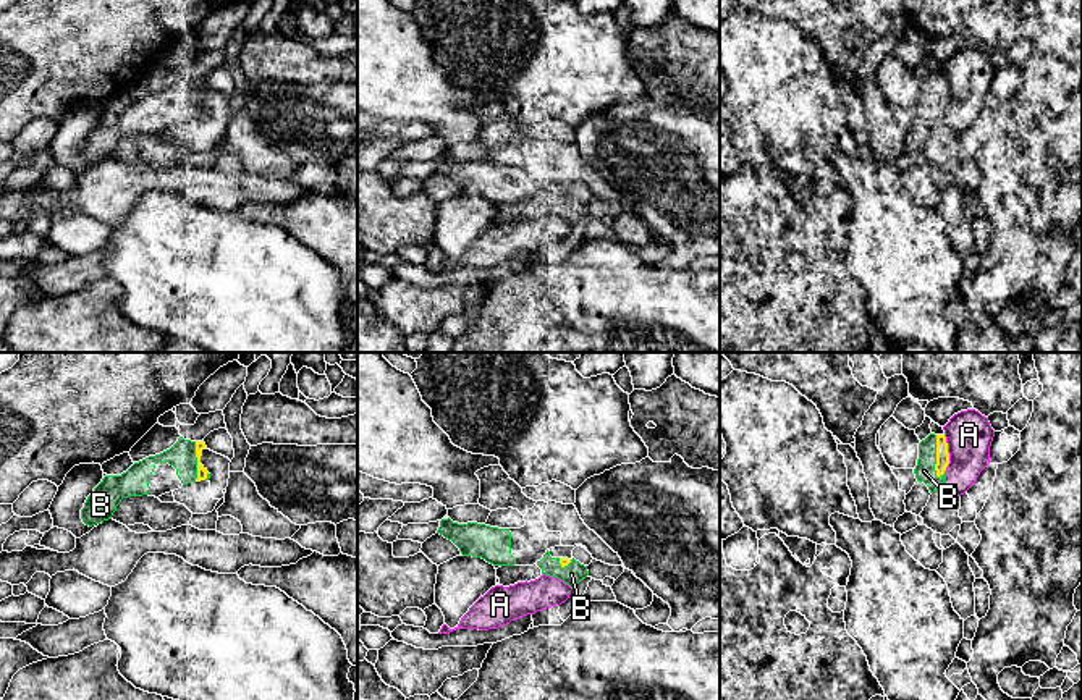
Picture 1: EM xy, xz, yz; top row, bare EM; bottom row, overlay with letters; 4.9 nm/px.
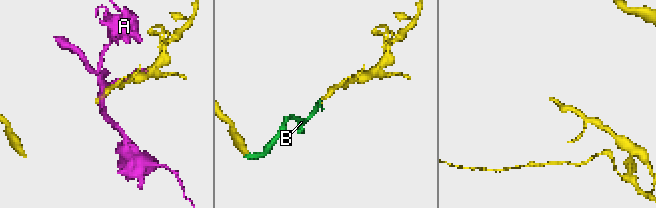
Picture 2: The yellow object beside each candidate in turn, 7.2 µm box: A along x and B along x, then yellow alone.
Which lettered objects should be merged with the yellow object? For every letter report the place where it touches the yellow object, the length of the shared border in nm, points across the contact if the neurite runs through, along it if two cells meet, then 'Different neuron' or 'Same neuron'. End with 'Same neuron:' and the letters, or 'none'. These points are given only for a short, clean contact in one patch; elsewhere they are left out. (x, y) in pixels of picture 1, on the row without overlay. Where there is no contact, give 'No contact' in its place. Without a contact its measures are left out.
A: Touches yellow at yz (948, 92). Shared border 190 nm. Different neuron
B: Touches yellow at yz (937, 94). Shared border 220 nm. Same neuron
Same neuron: B

